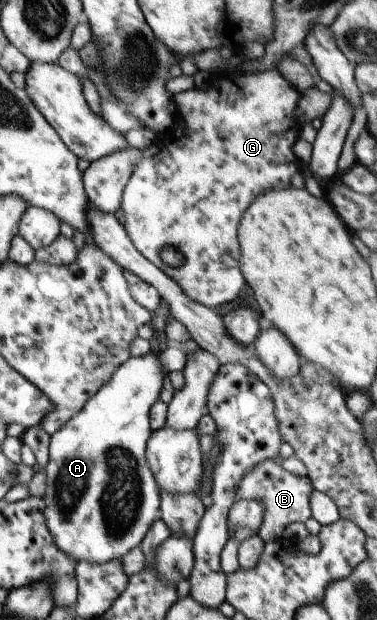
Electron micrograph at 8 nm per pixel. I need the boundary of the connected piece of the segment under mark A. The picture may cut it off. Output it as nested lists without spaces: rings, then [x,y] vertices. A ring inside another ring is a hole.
[[[146,353],[144,357],[130,357],[116,370],[116,373],[112,376],[110,381],[107,381],[97,392],[93,395],[88,403],[77,413],[64,427],[61,427],[51,435],[51,442],[49,445],[49,460],[46,464],[45,470],[46,479],[46,492],[44,493],[44,501],[46,501],[46,511],[43,513],[46,515],[46,525],[48,525],[48,531],[54,539],[54,545],[68,557],[72,557],[74,561],[88,561],[88,563],[108,563],[108,561],[114,561],[114,559],[122,560],[122,557],[126,555],[133,547],[140,546],[148,529],[152,527],[152,523],[159,518],[160,506],[161,506],[161,493],[158,489],[158,483],[150,471],[150,465],[146,461],[146,443],[150,439],[150,435],[153,429],[150,427],[149,413],[152,409],[152,405],[156,401],[160,400],[160,391],[164,387],[164,380],[167,378],[164,373],[166,369],[160,363],[161,353]]]

